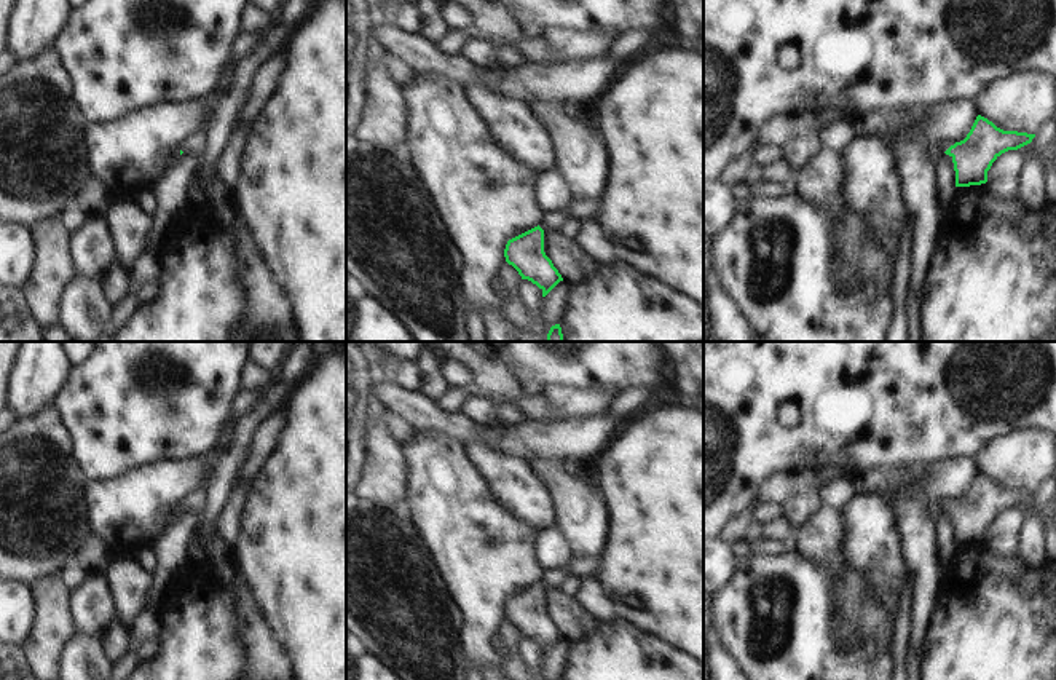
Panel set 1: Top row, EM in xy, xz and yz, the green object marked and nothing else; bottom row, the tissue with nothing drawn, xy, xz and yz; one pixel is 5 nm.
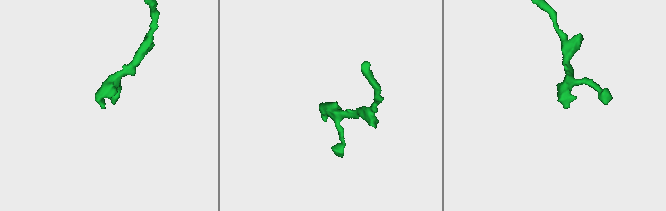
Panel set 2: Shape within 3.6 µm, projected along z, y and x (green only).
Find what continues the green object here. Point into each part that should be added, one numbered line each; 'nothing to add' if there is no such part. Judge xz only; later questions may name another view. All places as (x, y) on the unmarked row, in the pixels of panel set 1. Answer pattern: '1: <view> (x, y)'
1: xz (551, 578)

